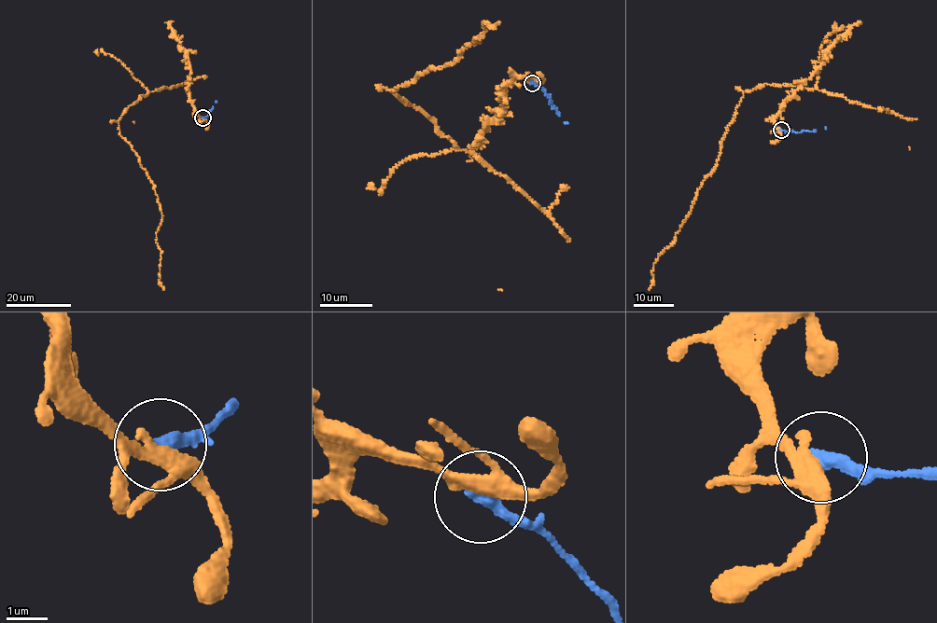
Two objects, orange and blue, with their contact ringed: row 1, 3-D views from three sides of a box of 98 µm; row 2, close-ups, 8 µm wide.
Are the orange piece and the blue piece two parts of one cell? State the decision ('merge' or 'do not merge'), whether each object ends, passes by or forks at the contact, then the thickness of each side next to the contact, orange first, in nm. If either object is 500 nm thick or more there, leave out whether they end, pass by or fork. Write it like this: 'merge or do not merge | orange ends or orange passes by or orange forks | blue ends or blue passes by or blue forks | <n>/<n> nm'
do not merge | orange forks | blue ends | 320/320 nm

